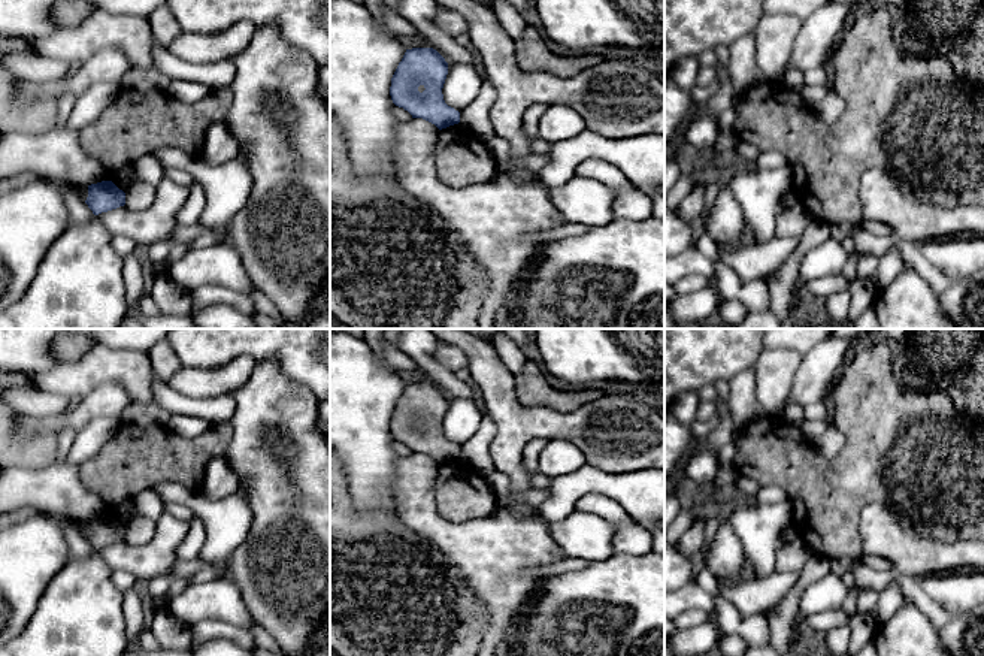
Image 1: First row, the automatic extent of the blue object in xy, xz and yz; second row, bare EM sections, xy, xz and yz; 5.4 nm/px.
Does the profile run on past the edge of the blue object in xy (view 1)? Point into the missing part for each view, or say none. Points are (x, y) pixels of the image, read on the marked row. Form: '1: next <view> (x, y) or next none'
1: next none

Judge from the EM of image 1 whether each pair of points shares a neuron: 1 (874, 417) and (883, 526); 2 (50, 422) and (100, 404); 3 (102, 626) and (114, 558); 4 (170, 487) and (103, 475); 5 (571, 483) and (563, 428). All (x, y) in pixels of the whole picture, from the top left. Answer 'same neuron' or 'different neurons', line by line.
1: different neurons
2: same neuron
3: different neurons
4: different neurons
5: different neurons

